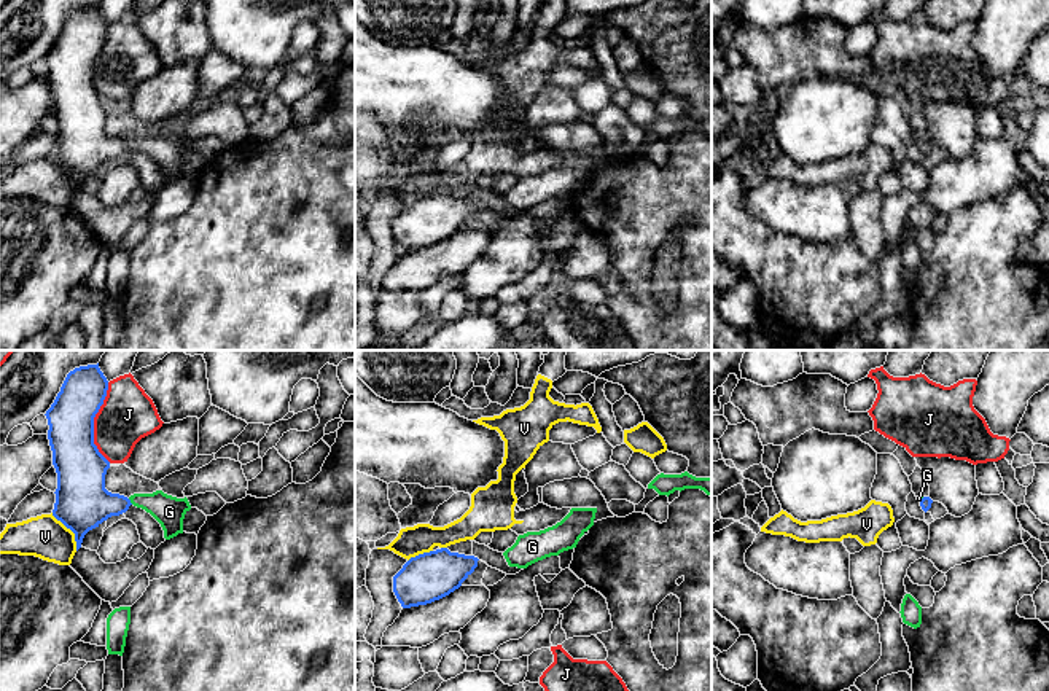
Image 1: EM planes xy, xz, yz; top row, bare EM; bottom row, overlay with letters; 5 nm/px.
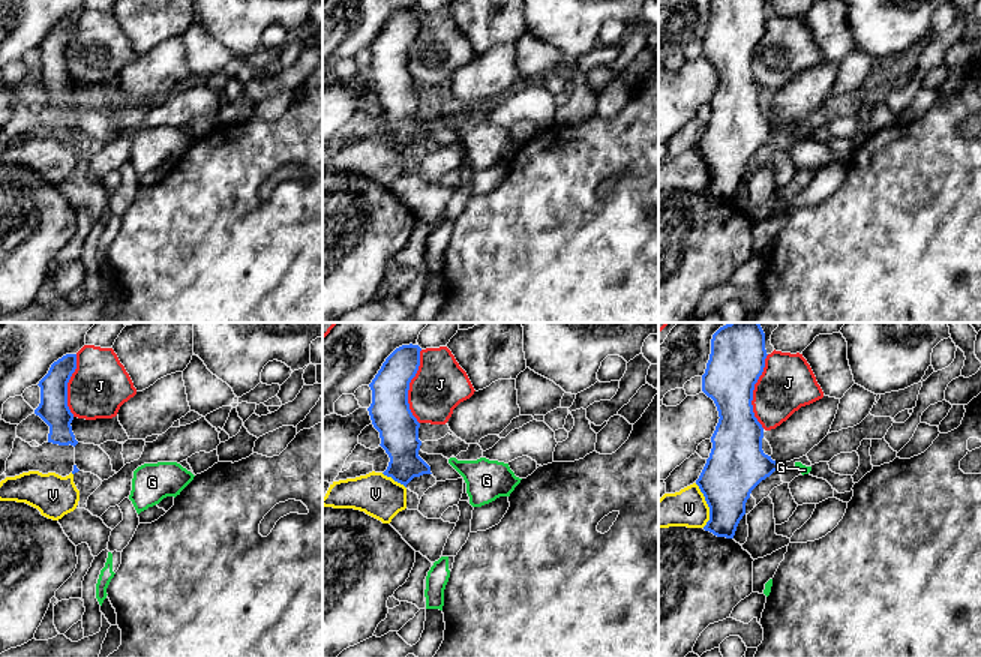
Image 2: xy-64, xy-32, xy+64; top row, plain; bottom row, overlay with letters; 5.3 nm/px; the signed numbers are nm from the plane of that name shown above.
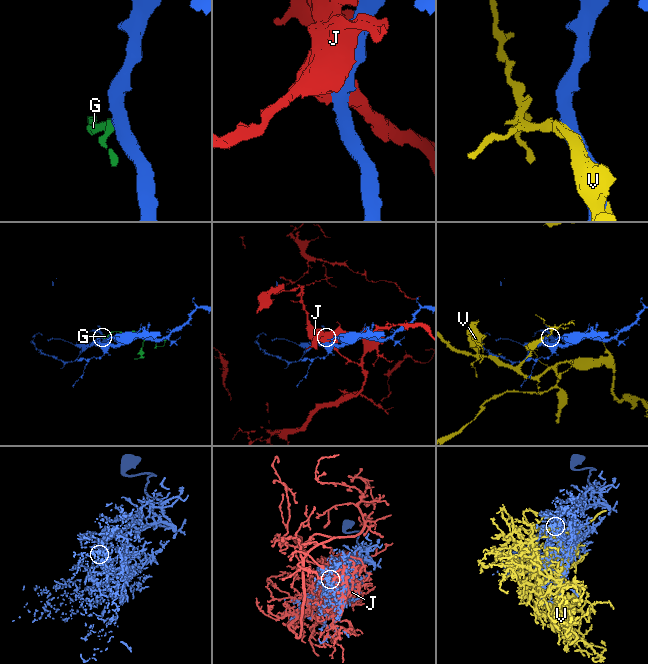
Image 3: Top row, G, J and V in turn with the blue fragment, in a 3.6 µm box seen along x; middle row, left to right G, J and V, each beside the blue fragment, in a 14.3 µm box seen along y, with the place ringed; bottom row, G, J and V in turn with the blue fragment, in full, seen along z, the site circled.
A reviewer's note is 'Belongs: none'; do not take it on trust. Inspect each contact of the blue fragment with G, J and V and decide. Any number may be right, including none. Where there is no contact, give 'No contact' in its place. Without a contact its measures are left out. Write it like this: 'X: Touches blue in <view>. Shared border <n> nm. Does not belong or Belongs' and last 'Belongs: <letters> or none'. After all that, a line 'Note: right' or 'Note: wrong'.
G: Touches blue in xy. Shared border 40 nm. Belongs
J: Touches blue in xy. Shared border 400 nm. Does not belong
V: Touches blue in xy. Shared border 240 nm. Does not belong
Belongs: G
Note: wrong

